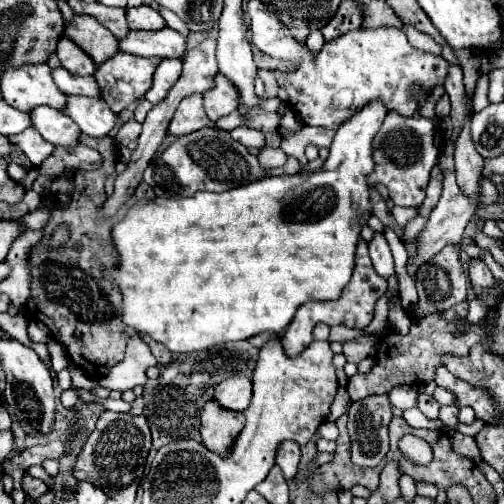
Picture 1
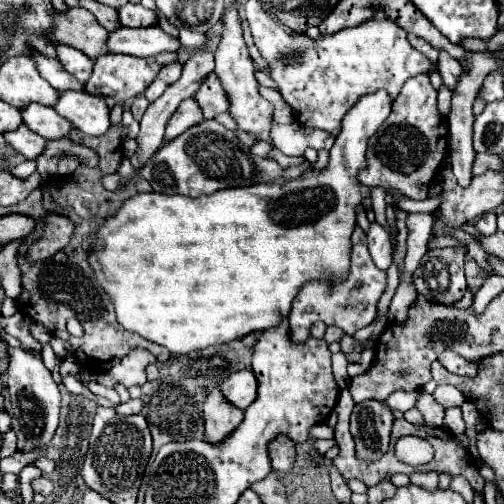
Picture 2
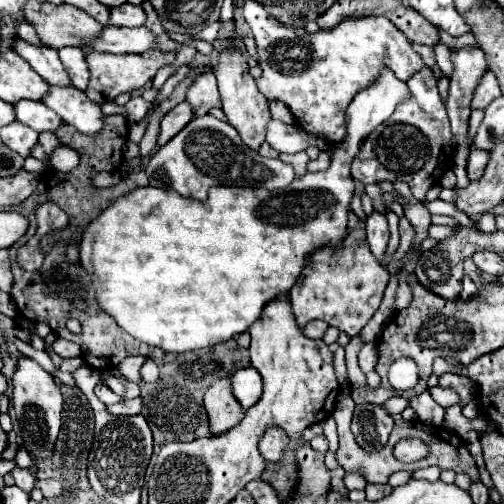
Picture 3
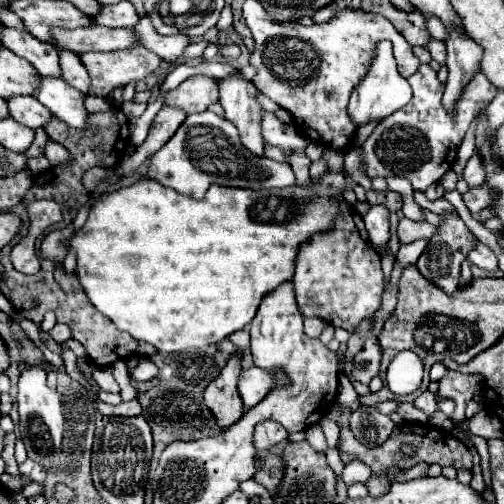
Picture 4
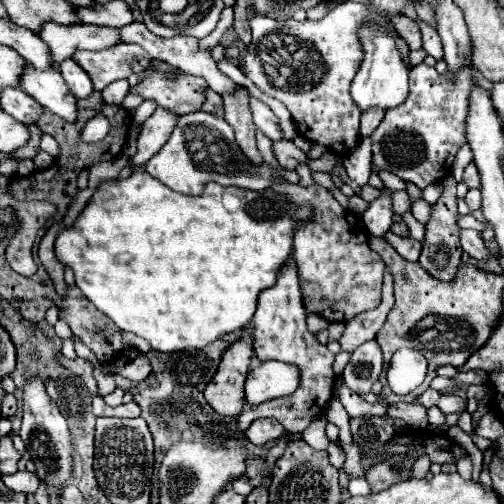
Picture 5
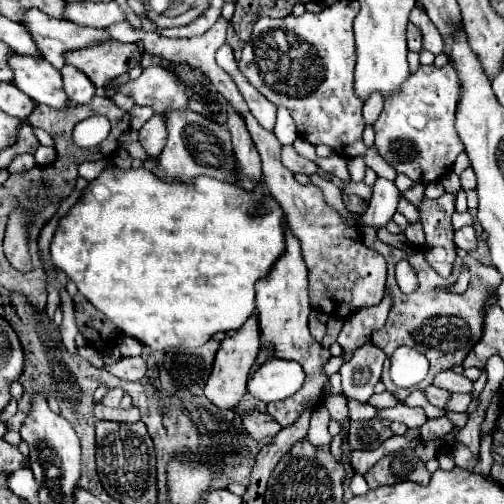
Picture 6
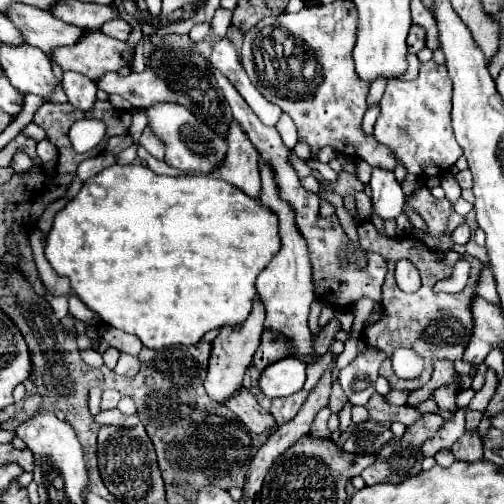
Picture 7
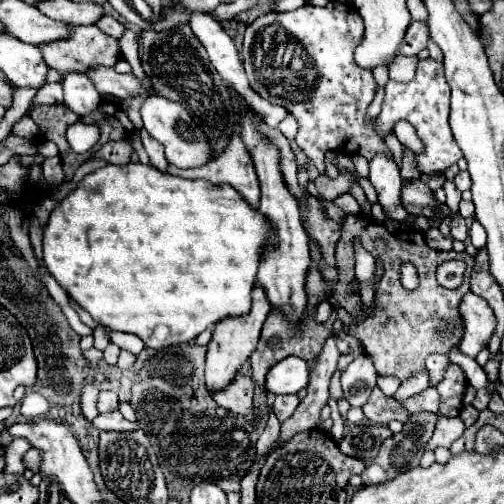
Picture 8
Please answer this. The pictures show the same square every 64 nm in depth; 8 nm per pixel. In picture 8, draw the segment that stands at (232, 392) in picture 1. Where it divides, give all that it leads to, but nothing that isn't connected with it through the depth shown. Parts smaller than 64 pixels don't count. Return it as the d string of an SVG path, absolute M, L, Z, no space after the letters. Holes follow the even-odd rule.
M288 356L280 360L266 376L266 388L274 394L296 394L308 386L308 364L304 358Z

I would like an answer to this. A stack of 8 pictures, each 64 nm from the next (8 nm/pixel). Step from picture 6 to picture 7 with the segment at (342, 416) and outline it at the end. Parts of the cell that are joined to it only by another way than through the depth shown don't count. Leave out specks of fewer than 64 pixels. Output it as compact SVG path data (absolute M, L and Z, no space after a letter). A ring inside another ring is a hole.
M334 380L334 384L332 384L332 394L330 394L330 404L328 404L328 408L334 412L334 414L338 414L340 412L340 408L344 406L344 402L346 402L346 396L344 396L344 392L342 392L342 388L340 388L340 384Z

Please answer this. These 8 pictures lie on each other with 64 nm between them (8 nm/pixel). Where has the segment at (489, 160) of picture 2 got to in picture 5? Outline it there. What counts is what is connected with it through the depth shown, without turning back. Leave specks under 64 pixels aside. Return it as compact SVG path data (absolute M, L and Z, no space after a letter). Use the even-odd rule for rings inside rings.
M468 164L464 170L464 180L462 180L468 188L480 188L480 176L476 172L474 164Z

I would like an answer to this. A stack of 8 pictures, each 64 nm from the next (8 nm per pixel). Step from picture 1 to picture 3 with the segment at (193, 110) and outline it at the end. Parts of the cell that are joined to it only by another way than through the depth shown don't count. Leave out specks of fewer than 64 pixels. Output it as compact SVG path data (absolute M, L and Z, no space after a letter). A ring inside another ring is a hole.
M180 102L176 108L172 108L172 112L168 112L164 116L164 120L160 122L160 134L156 144L164 146L168 140L172 140L172 136L176 136L176 132L180 132L180 128L184 128L190 120L194 118L190 104Z

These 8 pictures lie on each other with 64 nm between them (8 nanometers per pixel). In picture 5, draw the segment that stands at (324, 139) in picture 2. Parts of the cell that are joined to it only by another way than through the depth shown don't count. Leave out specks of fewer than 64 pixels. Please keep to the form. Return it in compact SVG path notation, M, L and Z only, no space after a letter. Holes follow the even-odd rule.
M250 94L250 110L252 110L254 124L256 124L258 130L262 130L272 140L280 140L282 138L282 132L278 128L278 118L274 116L274 112L262 100L258 100L252 94Z

